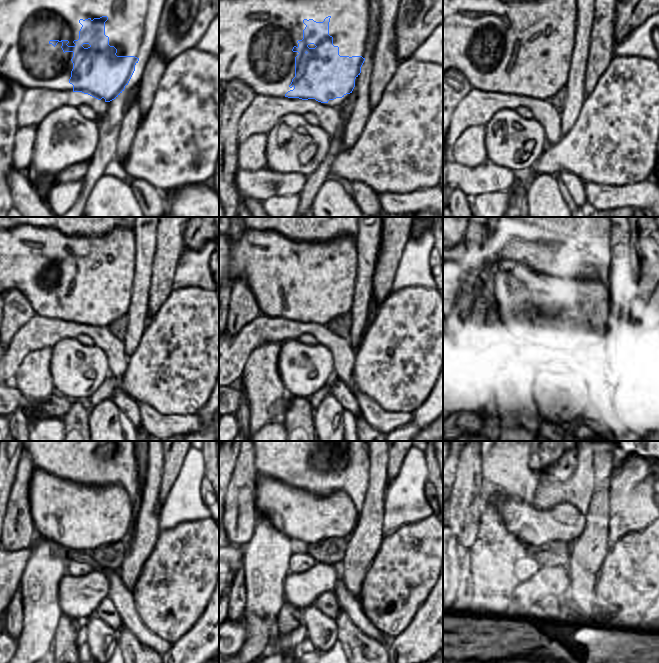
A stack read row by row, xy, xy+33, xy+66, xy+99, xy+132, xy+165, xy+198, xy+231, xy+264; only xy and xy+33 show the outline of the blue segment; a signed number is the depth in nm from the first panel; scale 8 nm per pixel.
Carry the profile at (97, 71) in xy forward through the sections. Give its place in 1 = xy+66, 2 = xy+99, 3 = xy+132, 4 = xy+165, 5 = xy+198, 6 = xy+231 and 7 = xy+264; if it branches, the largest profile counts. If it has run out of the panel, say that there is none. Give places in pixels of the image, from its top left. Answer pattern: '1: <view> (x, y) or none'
1: xy+66 (545, 72)
2: xy+99 (100, 300)
3: xy+132 (322, 298)
4: xy+165 (550, 296)
5: xy+198 (101, 522)
6: xy+231 (323, 519)
7: xy+264 (564, 524)

